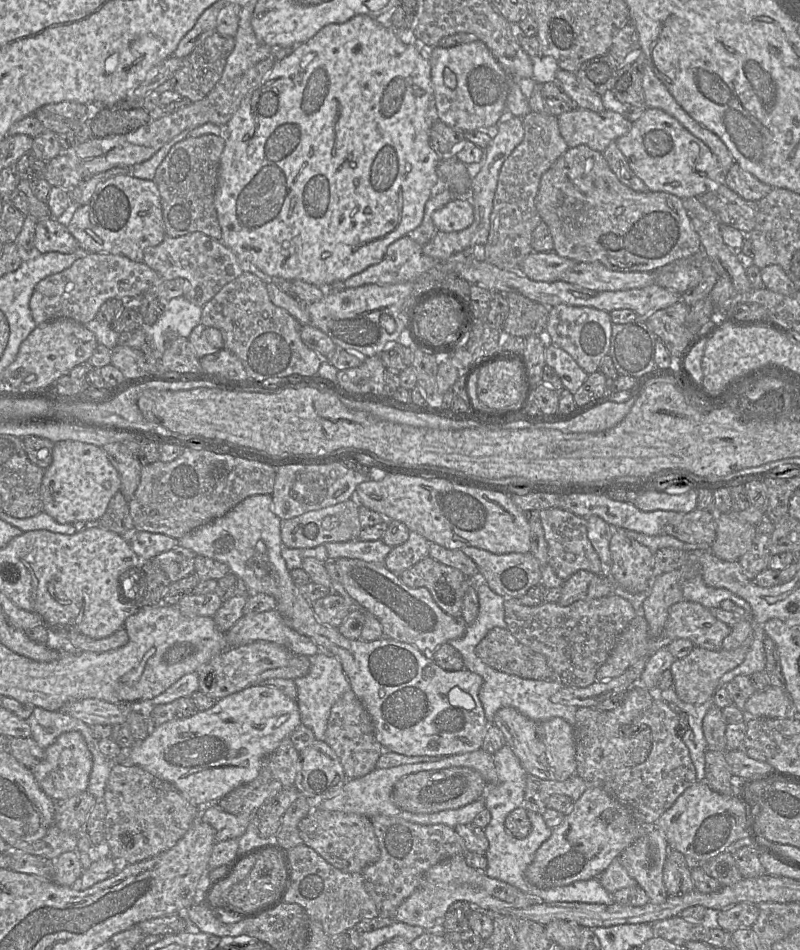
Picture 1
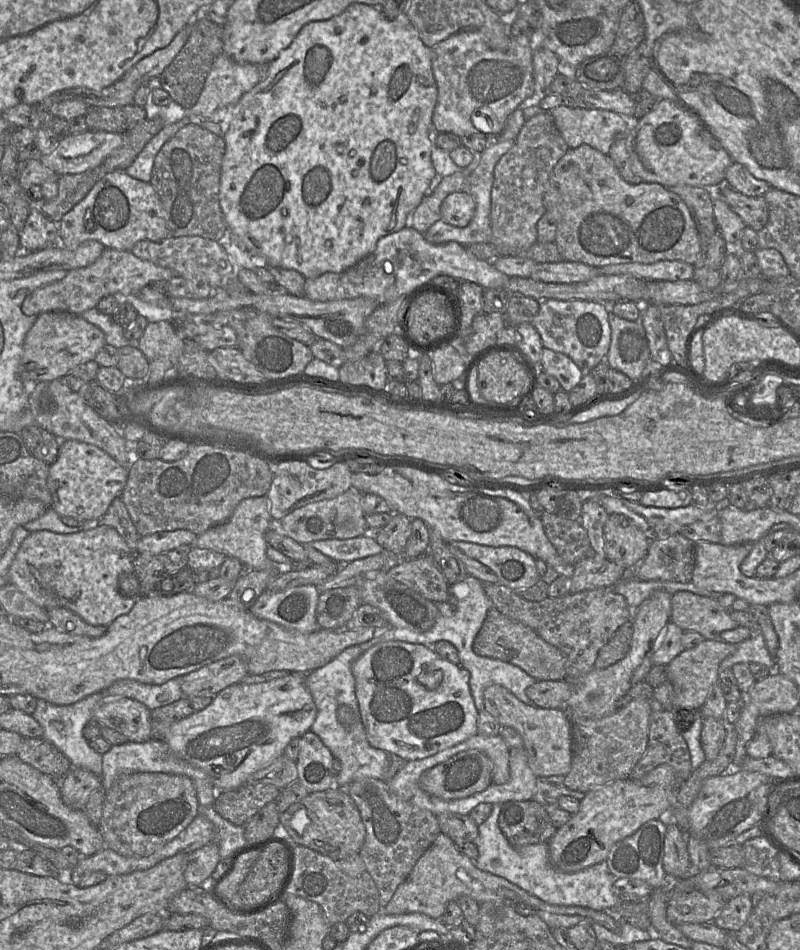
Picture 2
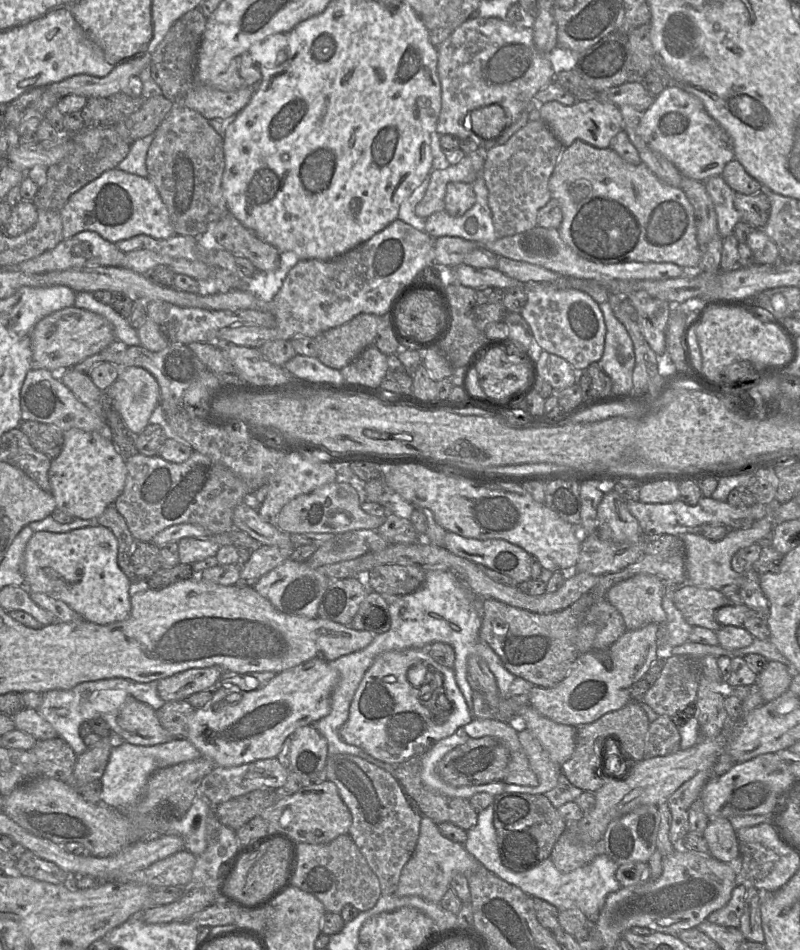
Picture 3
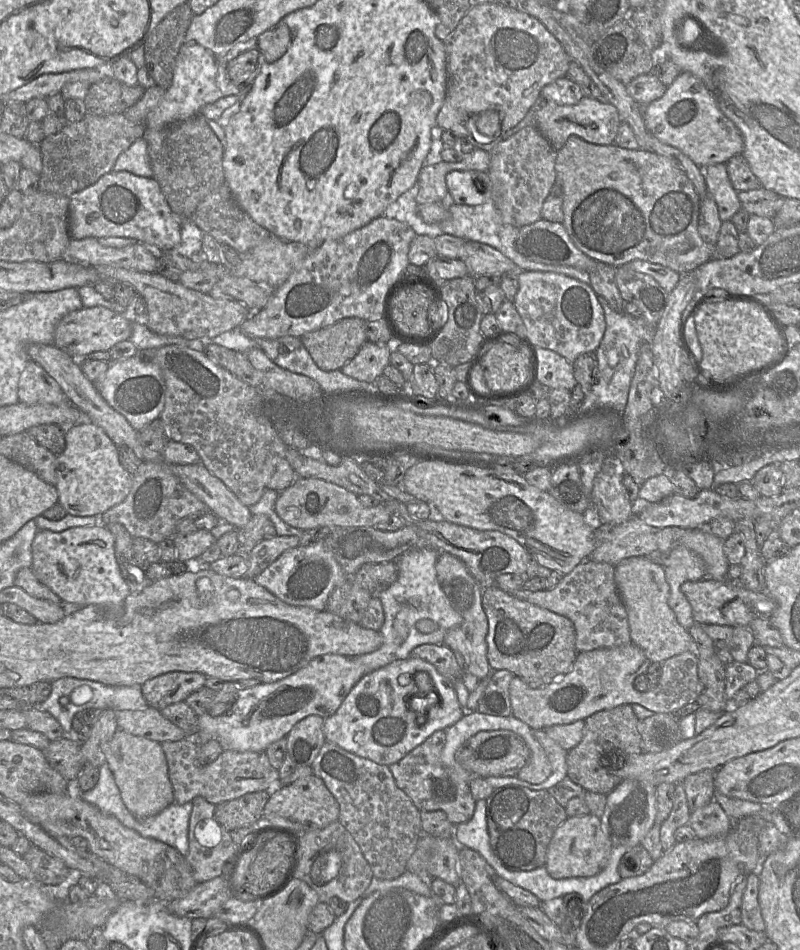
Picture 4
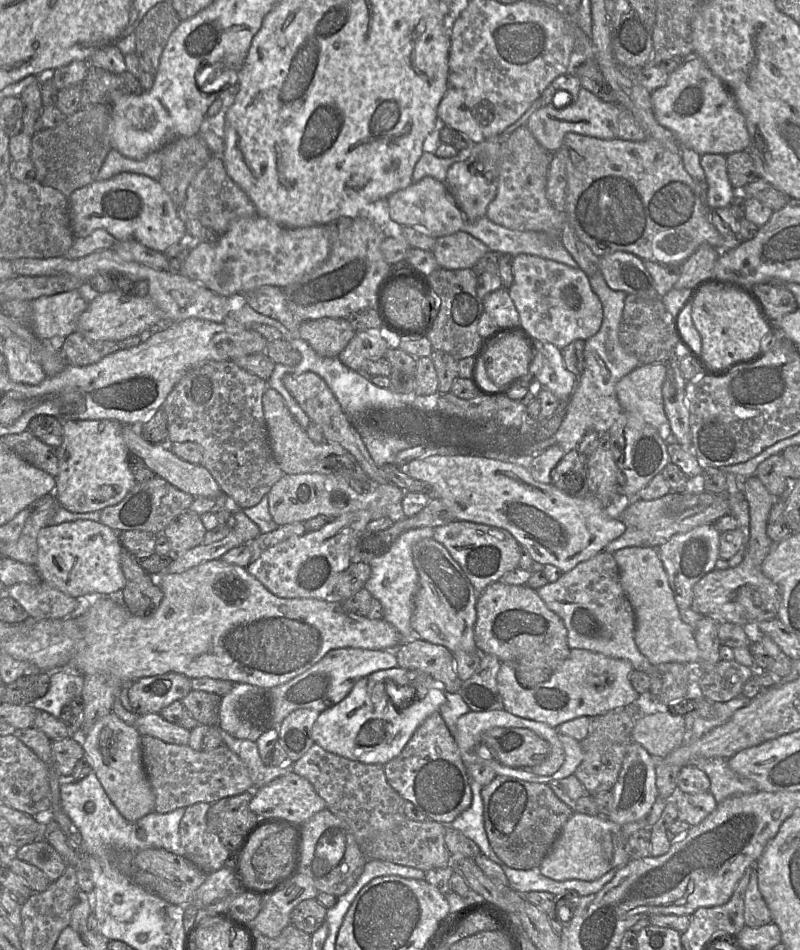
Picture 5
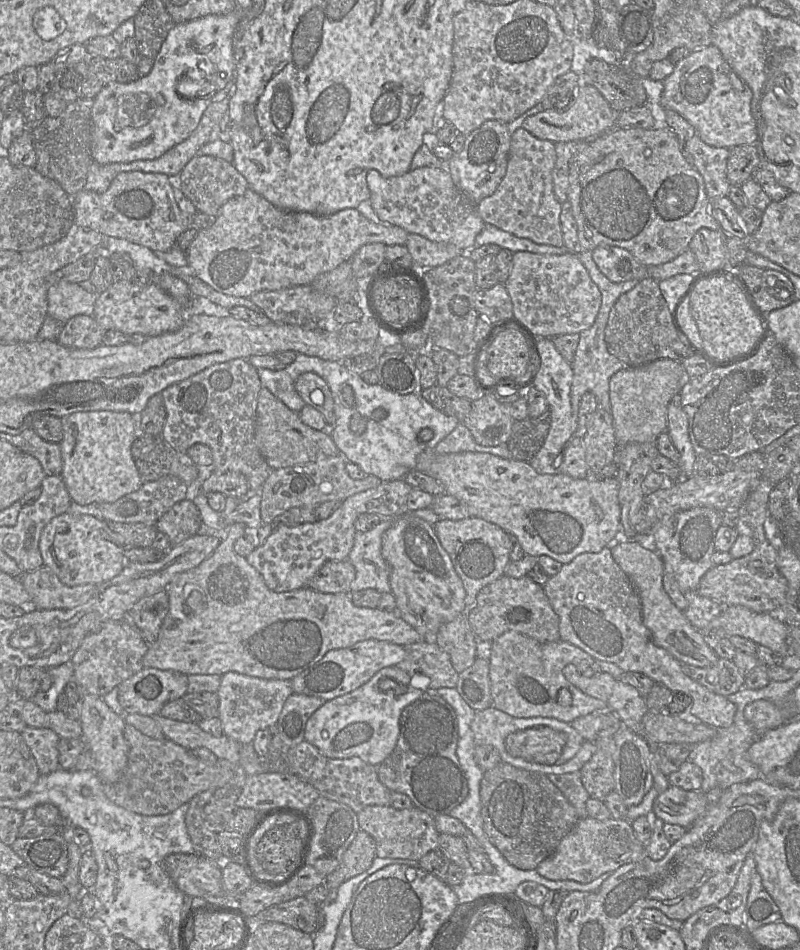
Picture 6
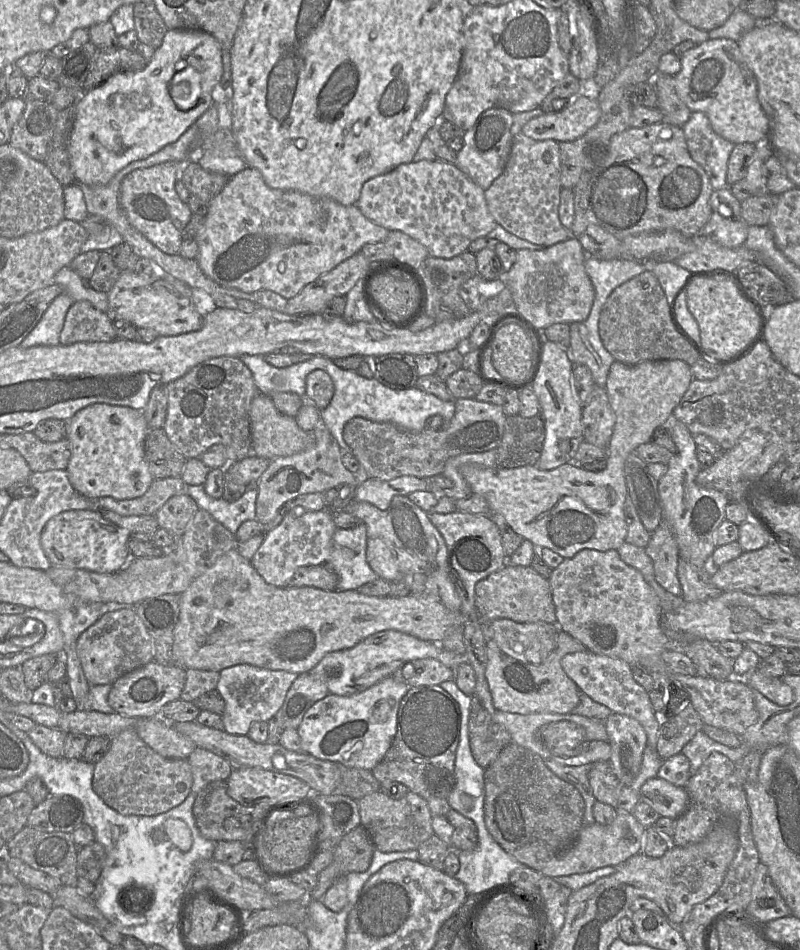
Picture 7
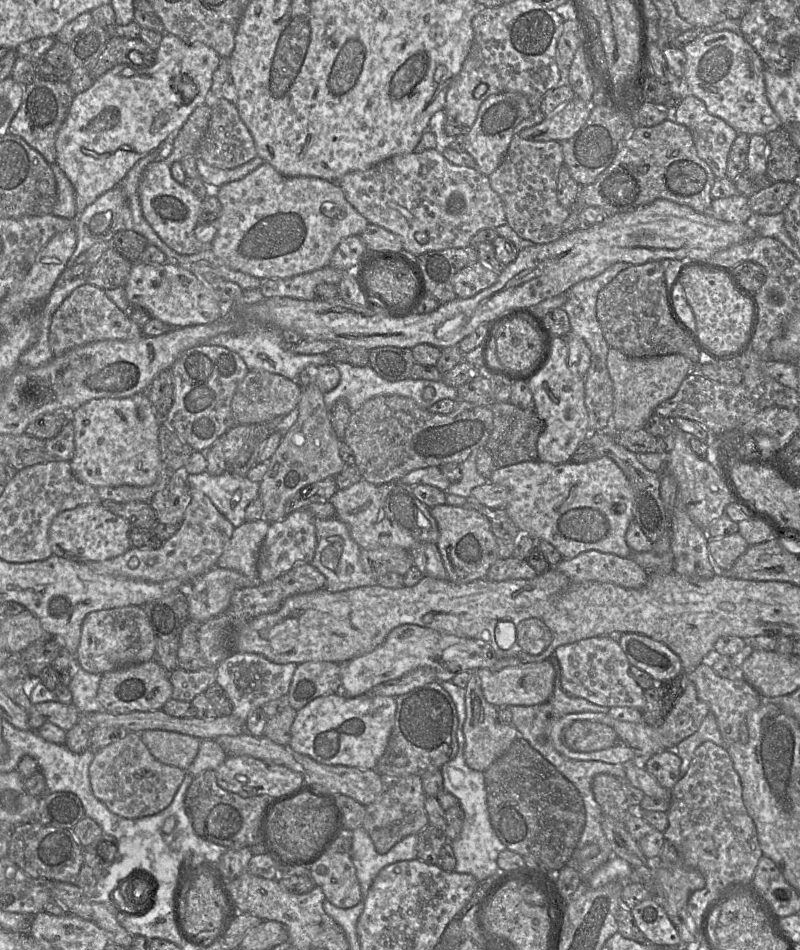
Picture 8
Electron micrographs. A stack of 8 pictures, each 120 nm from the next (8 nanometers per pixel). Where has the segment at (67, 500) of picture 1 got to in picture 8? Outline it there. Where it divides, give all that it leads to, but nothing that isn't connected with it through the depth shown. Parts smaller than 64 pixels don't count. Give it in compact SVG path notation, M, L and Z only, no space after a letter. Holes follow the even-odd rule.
M147 392L127 398L92 399L72 411L70 419L74 425L75 454L70 461L77 479L95 488L131 485L145 487L156 482L163 471L160 458L159 427L162 419L155 412Z

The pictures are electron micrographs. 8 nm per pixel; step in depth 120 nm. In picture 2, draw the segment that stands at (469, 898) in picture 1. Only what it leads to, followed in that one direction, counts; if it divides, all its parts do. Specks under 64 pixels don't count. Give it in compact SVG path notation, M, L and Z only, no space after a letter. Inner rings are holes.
M442 832L417 861L407 880L399 885L388 905L381 908L379 913L387 915L421 913L442 920L447 904L457 901L461 896L469 896L479 904L502 903L520 915L540 917L550 928L568 929L579 923L598 923L611 931L618 931L621 926L616 910L596 911L586 907L552 905L503 877L478 869L474 862L457 848L454 841Z

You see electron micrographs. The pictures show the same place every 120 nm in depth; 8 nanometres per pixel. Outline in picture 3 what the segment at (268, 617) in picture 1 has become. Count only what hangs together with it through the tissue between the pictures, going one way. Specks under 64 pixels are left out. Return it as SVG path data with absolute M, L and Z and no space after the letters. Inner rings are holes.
M287 559L263 575L253 588L285 614L315 618L318 617L318 606L329 583L330 579L309 566L307 561Z

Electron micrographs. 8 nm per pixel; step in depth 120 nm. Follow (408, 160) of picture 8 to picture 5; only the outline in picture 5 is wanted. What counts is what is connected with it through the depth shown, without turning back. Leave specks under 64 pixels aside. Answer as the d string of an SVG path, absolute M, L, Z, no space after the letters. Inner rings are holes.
M429 176L389 195L386 200L389 206L389 215L393 221L401 226L412 226L415 229L424 230L427 235L434 238L461 231L466 221L446 183Z

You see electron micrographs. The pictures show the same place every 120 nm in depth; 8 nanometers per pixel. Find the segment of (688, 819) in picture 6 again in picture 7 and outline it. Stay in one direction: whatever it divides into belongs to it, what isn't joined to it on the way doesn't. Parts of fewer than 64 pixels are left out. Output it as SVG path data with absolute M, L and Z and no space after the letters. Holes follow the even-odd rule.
M658 777L648 779L640 788L641 801L660 816L677 819L688 806L685 788L677 787Z

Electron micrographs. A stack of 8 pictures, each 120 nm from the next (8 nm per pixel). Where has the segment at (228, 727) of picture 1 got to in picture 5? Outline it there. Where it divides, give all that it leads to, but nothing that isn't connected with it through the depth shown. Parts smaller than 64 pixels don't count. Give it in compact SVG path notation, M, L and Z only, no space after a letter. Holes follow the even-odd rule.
M339 648L330 650L320 661L287 683L268 690L270 703L270 726L278 727L293 711L314 709L322 712L341 702L363 677L398 666L394 650L369 650Z

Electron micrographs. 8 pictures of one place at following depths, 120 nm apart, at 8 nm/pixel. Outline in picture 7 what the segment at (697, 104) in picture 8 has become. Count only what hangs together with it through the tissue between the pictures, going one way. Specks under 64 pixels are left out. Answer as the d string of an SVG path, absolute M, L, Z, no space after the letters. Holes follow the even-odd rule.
M692 112L682 129L690 156L705 170L713 190L730 186L727 183L728 161L735 144L715 133L703 112Z

